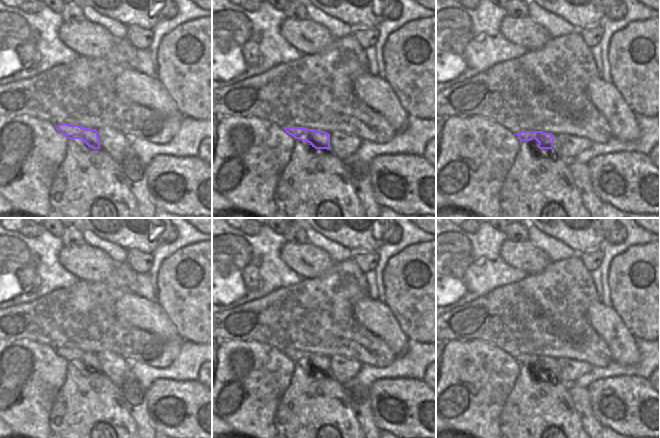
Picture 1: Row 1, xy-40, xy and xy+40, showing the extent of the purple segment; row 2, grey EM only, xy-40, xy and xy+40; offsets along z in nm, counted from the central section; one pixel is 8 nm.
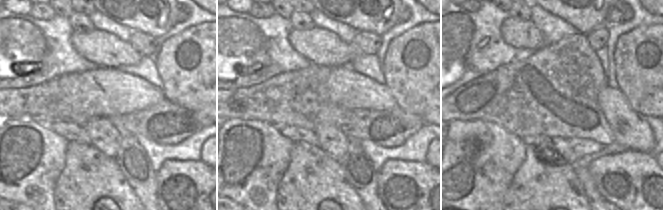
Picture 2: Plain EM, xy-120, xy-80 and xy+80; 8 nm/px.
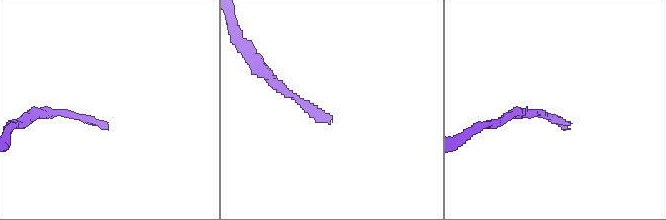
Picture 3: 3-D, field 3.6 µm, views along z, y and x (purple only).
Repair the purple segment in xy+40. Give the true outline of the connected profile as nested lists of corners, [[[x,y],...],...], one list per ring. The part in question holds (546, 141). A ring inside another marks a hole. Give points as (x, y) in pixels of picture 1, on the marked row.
[[[521,131],[516,135],[520,141],[529,141],[531,147],[537,146],[539,149],[553,149],[554,153],[560,152],[558,135],[543,131]]]

